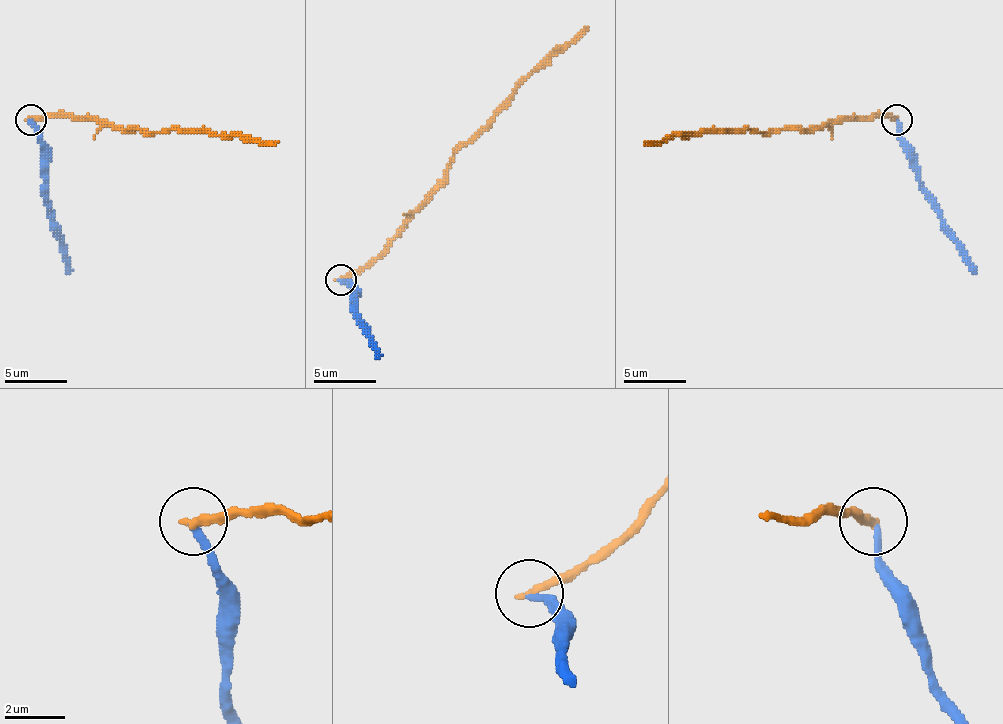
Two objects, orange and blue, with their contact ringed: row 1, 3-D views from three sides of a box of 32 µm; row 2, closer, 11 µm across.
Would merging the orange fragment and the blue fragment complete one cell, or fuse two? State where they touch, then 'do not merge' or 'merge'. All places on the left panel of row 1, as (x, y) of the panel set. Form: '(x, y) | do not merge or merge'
(31, 119) | do not merge

